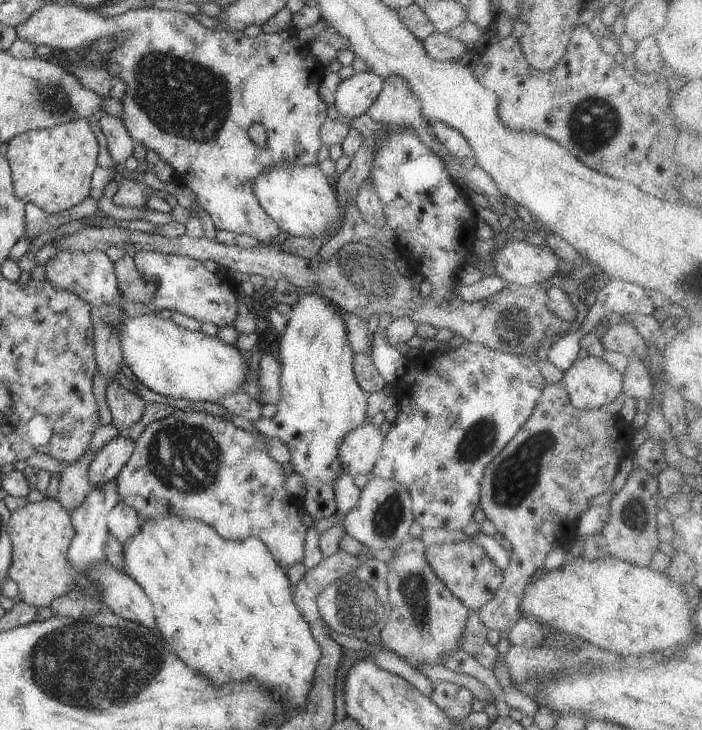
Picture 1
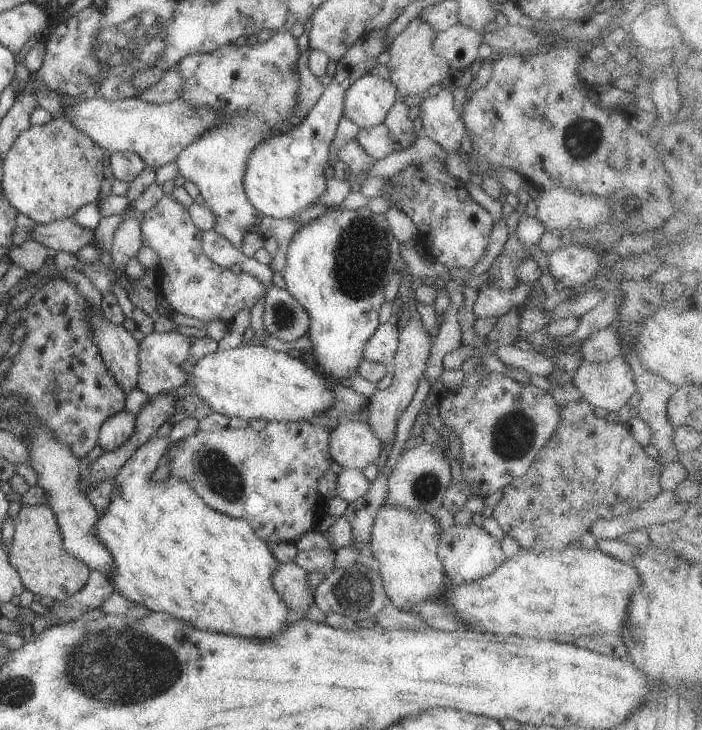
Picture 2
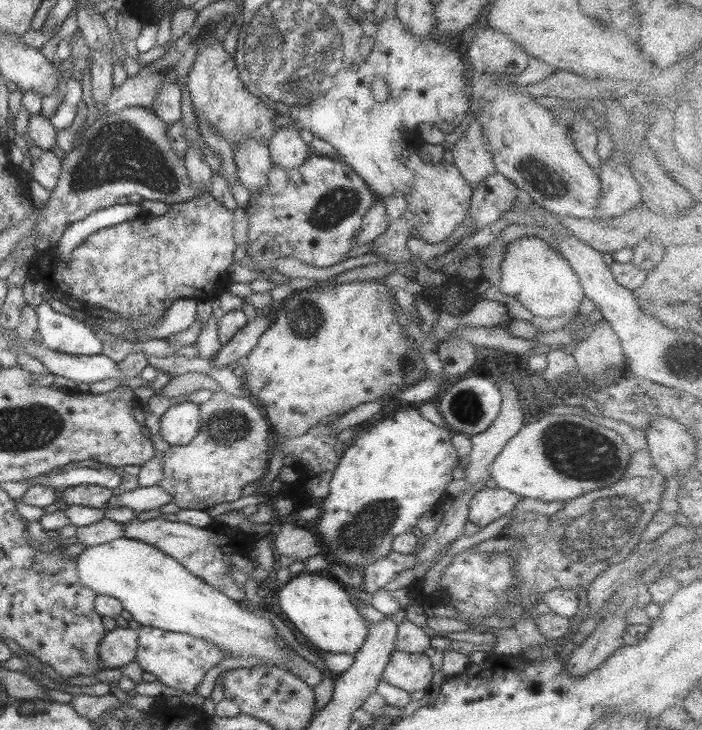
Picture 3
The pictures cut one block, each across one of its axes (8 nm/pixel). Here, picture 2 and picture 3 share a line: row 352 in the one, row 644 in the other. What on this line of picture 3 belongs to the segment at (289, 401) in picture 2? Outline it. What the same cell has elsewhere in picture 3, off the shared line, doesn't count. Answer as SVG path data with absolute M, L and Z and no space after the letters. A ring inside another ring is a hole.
M117 538L106 544L90 546L77 556L78 574L83 586L92 589L98 595L108 595L117 598L132 614L133 619L140 626L153 626L170 632L191 634L196 638L203 638L211 642L216 648L232 659L257 656L262 658L262 665L286 668L288 663L288 648L281 643L281 637L276 632L274 623L264 615L244 610L238 601L228 598L215 586L210 586L201 578L186 570L177 560L144 542L126 538Z

